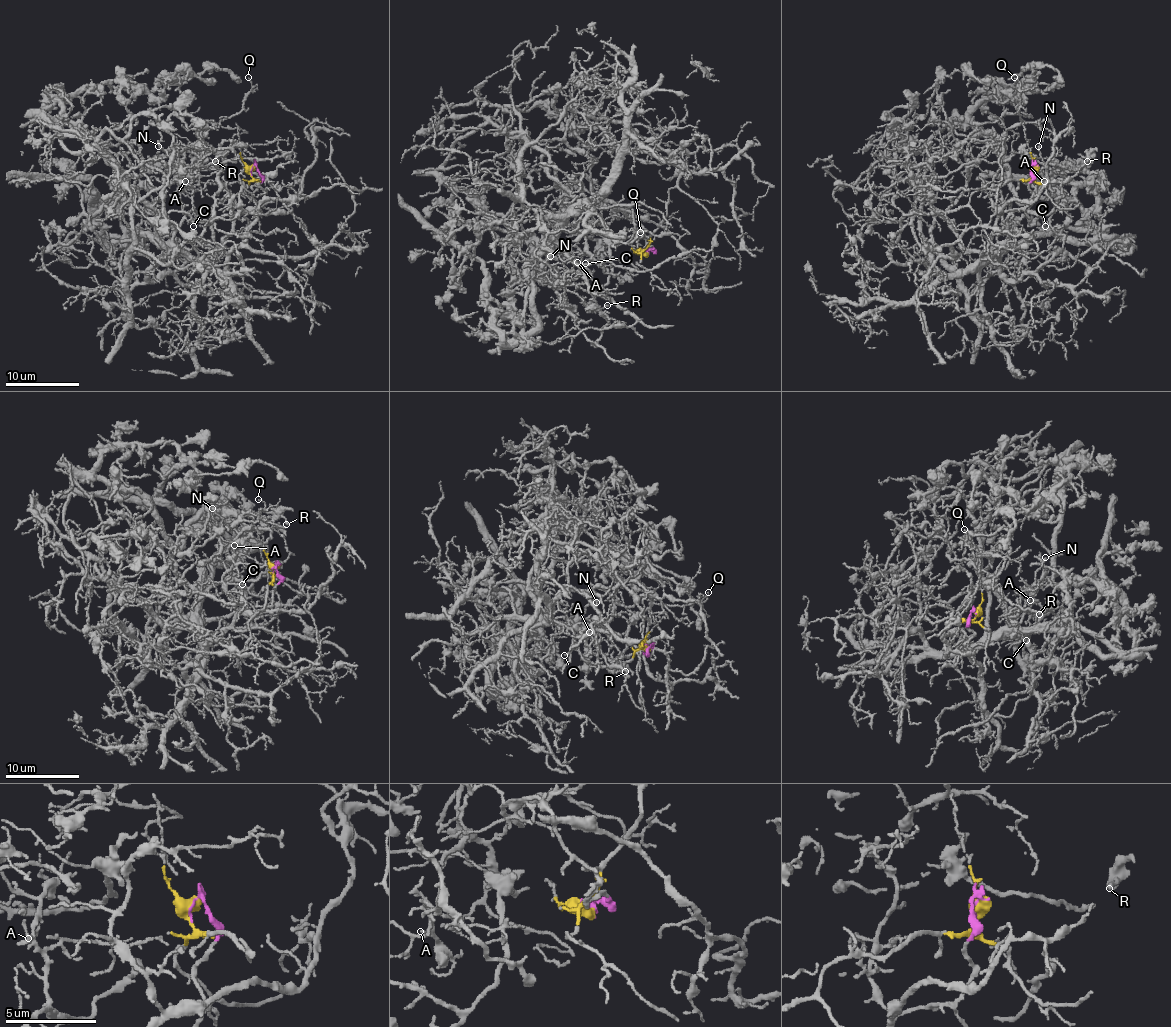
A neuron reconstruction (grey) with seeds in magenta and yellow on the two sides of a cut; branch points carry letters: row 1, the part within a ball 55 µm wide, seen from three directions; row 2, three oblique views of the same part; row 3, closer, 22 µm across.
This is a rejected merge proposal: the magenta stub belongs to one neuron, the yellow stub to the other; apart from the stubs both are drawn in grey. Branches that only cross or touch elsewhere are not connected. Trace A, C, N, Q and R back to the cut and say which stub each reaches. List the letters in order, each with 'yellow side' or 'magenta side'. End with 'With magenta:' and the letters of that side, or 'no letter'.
A: magenta side
C: magenta side
N: magenta side
Q: magenta side
R: magenta side
With magenta: A, C, N, Q, R

